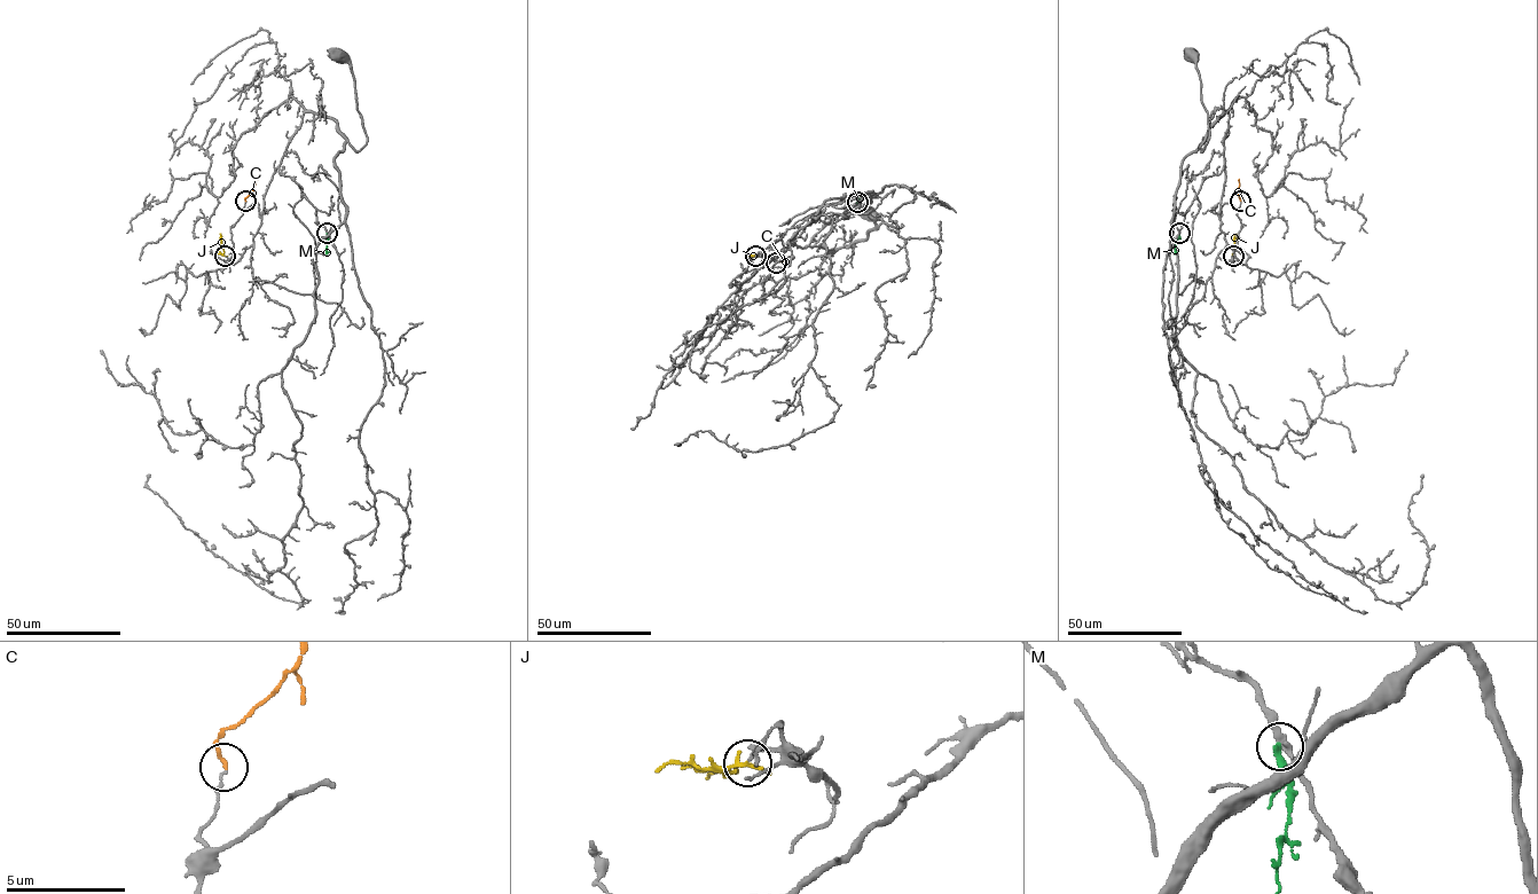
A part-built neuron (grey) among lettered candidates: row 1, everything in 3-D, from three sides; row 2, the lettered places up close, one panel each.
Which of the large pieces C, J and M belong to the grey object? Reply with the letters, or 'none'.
C

